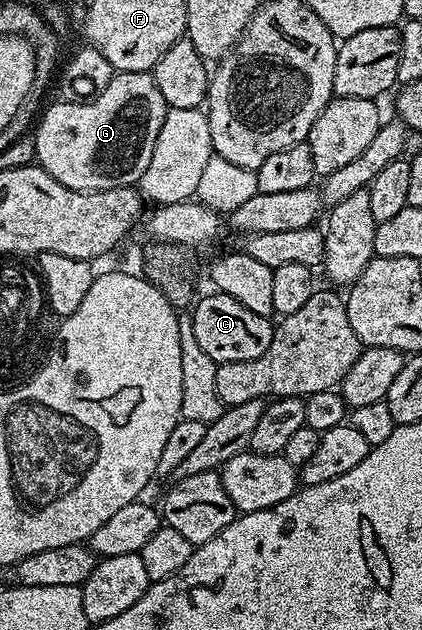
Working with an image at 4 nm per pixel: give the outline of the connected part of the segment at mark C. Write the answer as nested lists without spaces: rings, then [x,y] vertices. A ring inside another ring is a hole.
[[[221,293],[209,294],[202,300],[199,298],[192,307],[196,345],[200,345],[200,349],[204,349],[216,364],[252,361],[252,357],[260,357],[260,353],[272,345],[275,324],[267,316],[244,309],[244,305],[232,297]]]

